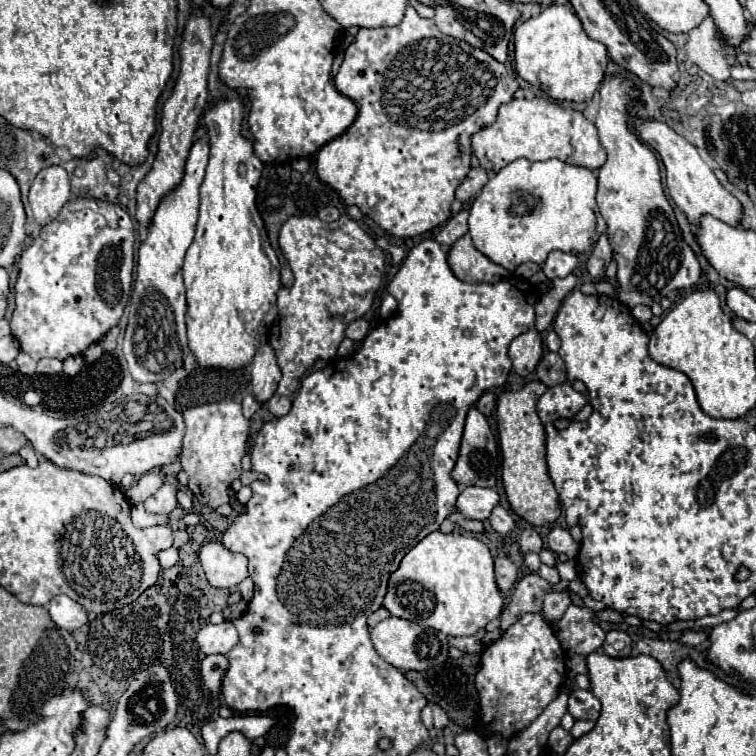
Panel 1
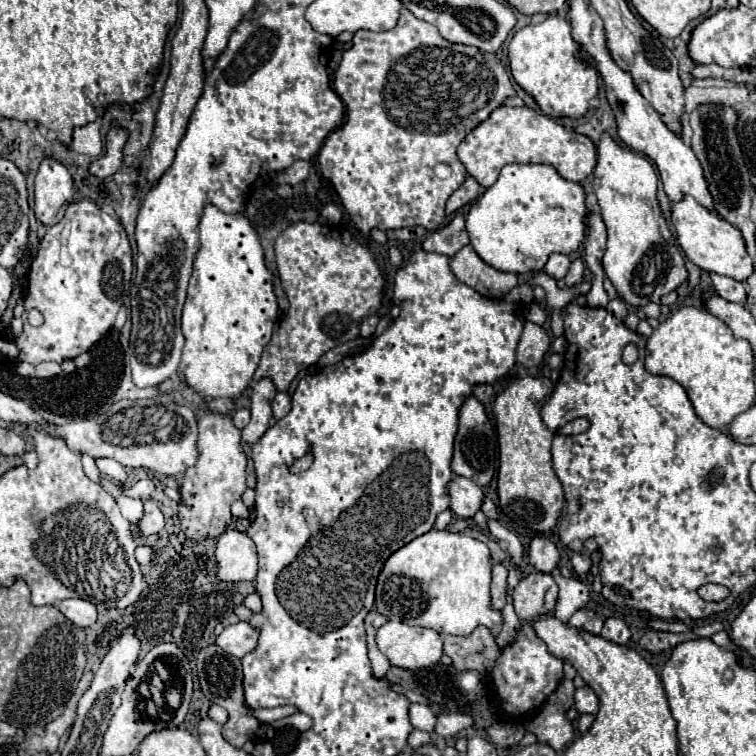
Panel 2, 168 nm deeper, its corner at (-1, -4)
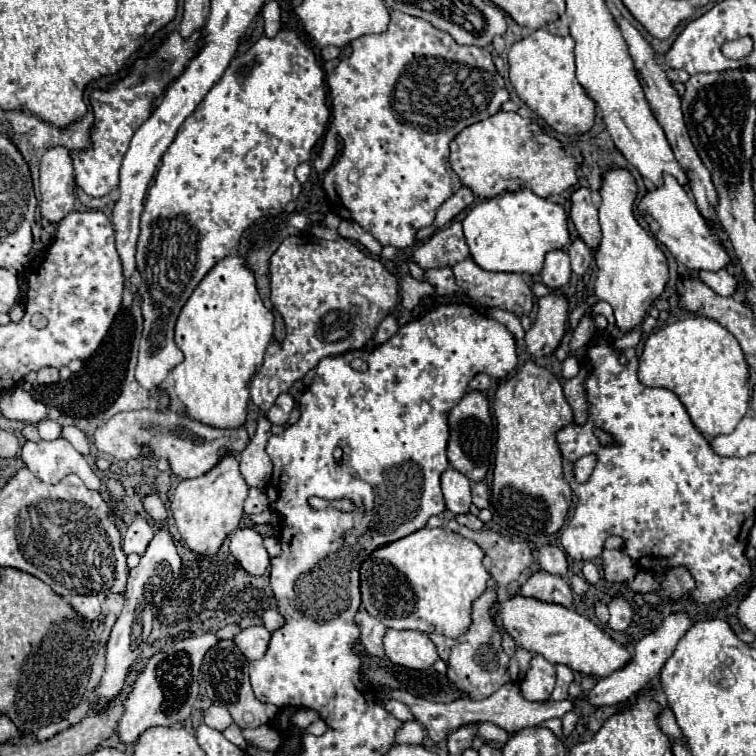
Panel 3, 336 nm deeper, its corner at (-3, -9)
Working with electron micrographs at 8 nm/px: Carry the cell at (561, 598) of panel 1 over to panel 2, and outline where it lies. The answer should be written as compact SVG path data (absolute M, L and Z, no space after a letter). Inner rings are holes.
M556 567L552 575L560 586L560 594L558 594L558 604L554 610L554 616L560 618L562 622L568 622L568 618L586 606L588 598L590 598L590 588L574 578L565 578L561 575L560 569Z

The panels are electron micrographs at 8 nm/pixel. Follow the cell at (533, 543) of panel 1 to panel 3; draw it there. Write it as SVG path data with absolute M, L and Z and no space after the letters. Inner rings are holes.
M544 545L538 551L538 565L542 571L552 573L552 575L566 575L568 571L568 561L566 561L566 553L556 547L556 545Z

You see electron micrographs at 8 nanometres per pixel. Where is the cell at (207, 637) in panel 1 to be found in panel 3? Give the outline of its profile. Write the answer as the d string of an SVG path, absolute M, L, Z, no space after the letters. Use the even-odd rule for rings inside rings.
M262 625L242 629L242 631L234 637L234 643L236 643L238 651L240 651L248 661L260 659L260 657L266 653L268 641L270 641L270 631L266 631Z

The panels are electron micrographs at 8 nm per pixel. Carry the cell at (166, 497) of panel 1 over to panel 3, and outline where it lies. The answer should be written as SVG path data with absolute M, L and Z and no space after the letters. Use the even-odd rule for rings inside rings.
M136 517L130 527L124 533L124 545L122 549L130 555L130 553L138 553L142 555L150 543L150 539L154 537L154 527L148 519L144 517Z

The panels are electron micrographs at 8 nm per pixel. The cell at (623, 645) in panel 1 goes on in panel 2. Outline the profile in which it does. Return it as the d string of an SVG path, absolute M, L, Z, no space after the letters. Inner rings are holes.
M608 618L602 628L602 636L616 642L616 644L626 644L630 640L630 628L622 618Z

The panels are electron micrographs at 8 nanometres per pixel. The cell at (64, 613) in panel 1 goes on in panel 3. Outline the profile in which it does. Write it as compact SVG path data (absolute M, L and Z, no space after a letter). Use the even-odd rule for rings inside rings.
M76 595L70 597L68 603L72 609L88 621L96 621L100 617L100 599L96 595Z

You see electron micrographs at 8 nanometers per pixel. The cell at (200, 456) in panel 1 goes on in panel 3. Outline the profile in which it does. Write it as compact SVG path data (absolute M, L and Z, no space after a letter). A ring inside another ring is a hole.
M220 449L220 459L208 473L196 479L180 481L174 491L172 515L182 535L182 541L196 553L204 555L218 553L224 539L240 527L242 507L246 497L248 497L248 485L240 473L238 459L230 451Z

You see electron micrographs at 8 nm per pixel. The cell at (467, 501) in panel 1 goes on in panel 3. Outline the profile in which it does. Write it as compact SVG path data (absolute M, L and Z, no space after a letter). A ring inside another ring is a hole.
M448 469L442 475L442 493L446 501L446 509L454 515L468 513L472 505L472 483L466 479L466 475Z

